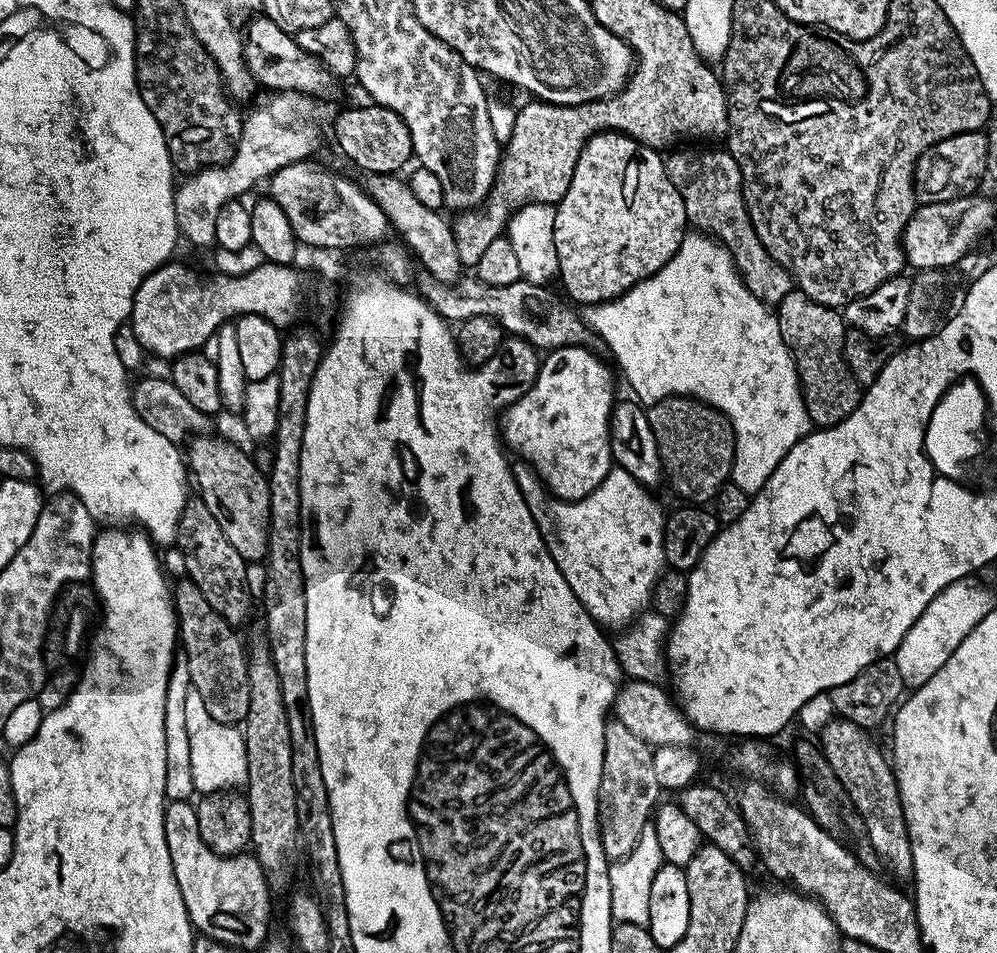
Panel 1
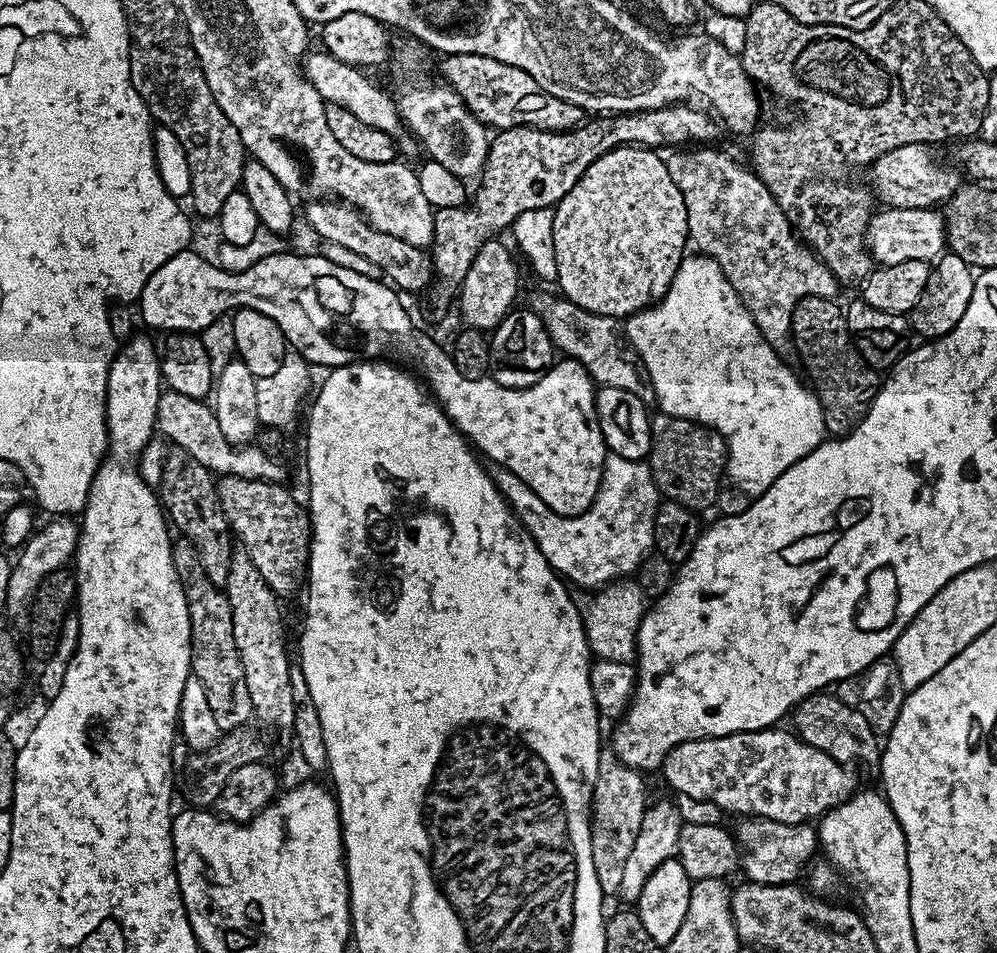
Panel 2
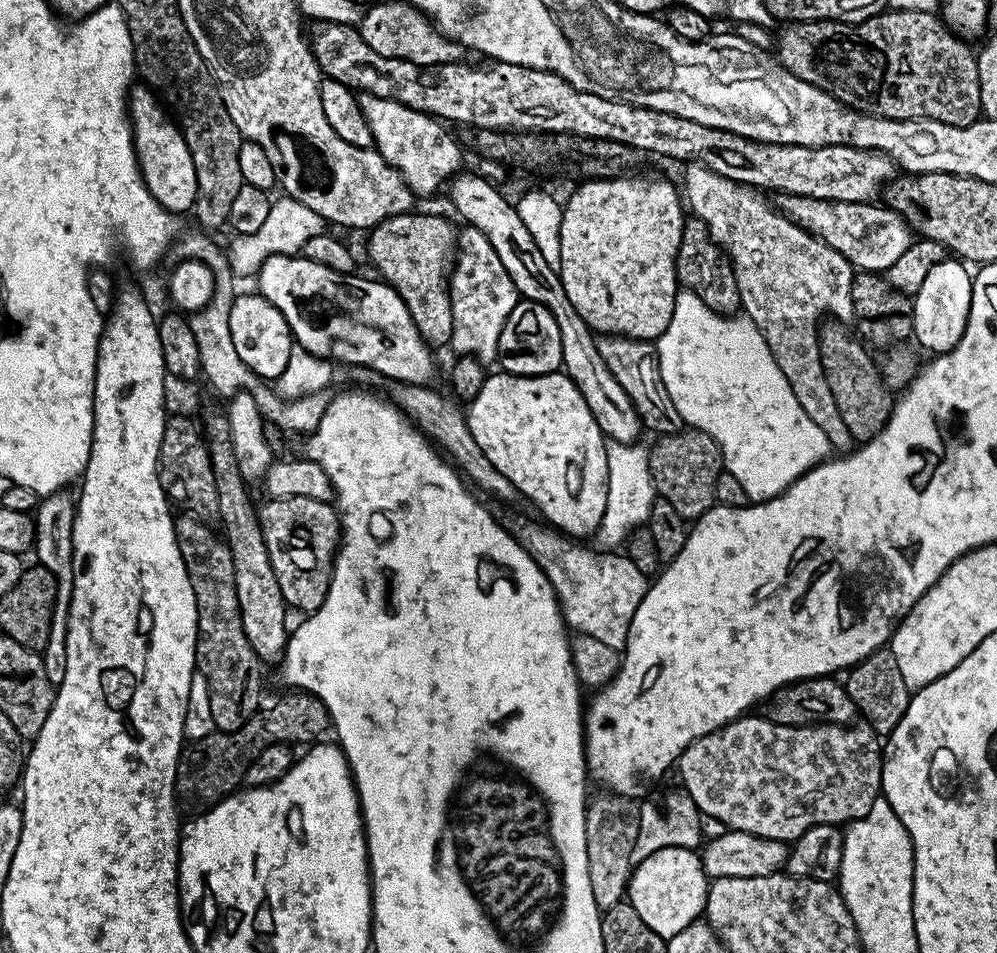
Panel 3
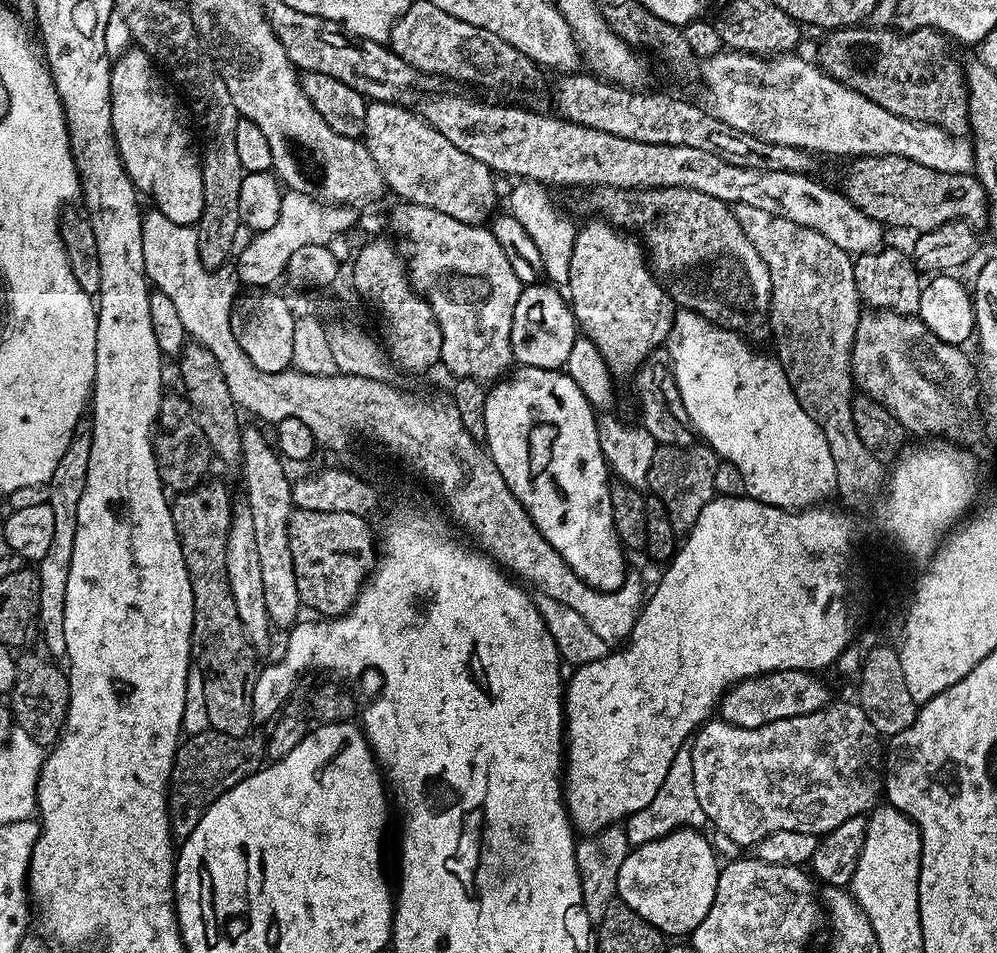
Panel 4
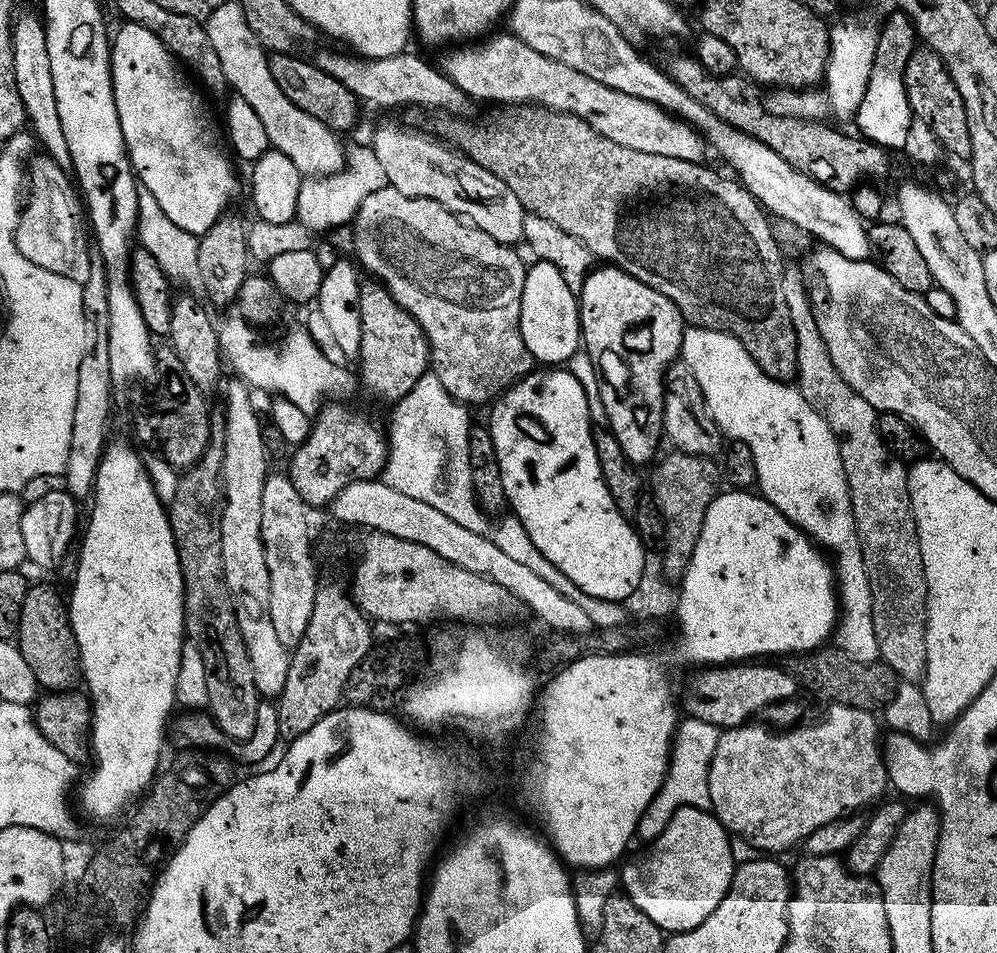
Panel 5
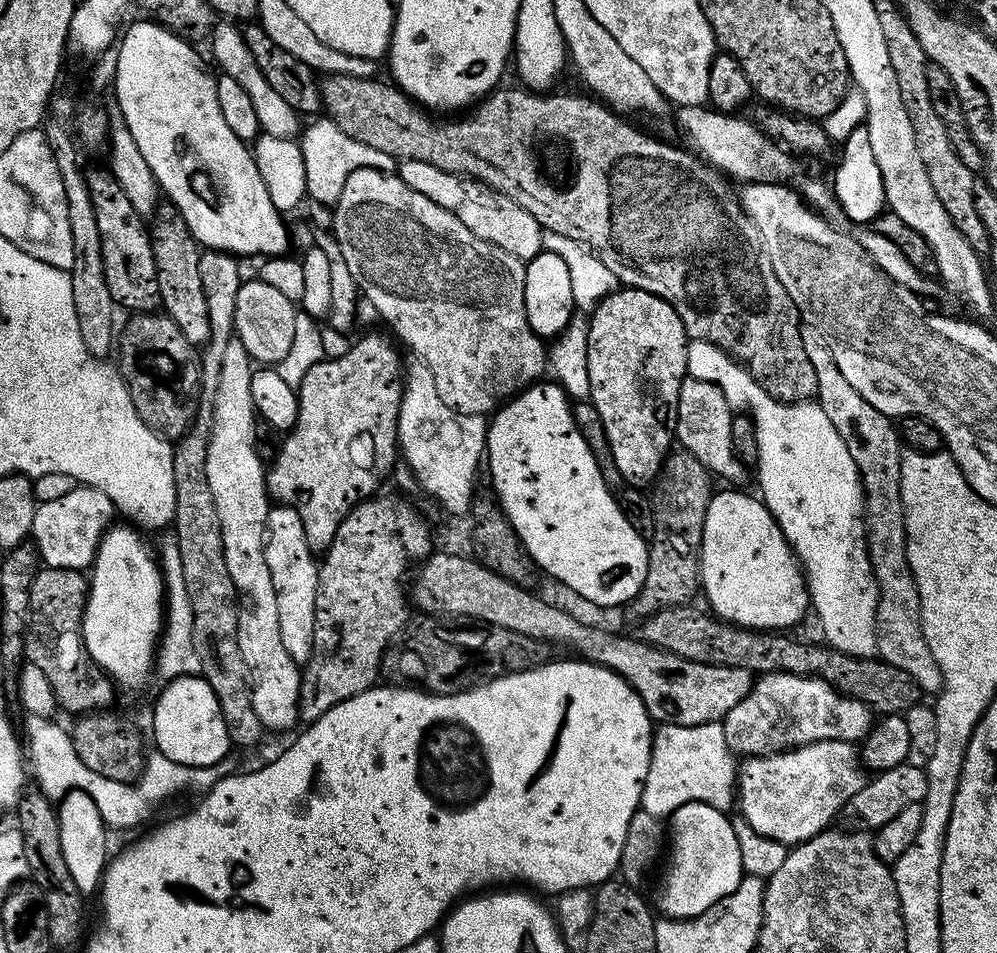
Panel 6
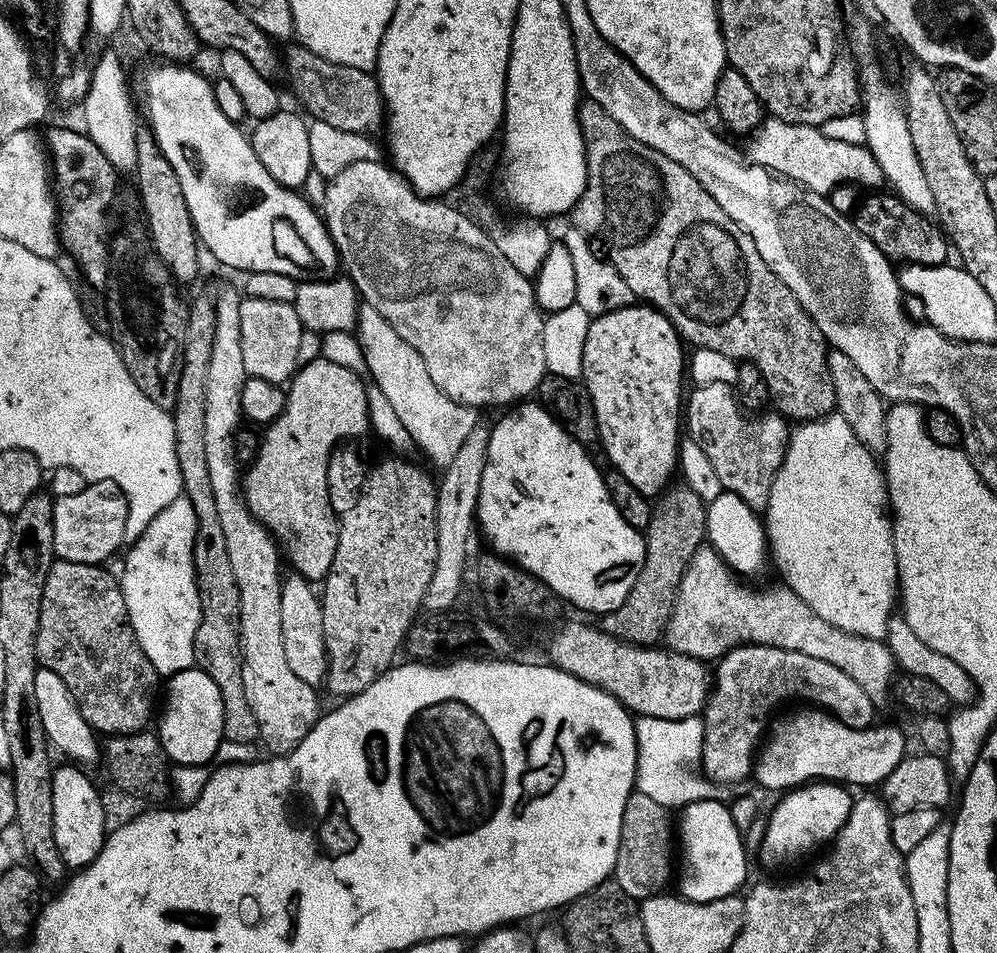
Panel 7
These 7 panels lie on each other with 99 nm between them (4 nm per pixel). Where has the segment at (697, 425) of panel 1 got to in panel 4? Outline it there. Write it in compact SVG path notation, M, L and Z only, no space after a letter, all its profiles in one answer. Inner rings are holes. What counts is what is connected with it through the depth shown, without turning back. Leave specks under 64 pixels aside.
M703 442L691 444L662 444L657 447L654 458L650 462L647 491L659 498L666 506L666 514L670 514L670 526L678 534L687 534L698 522L698 514L702 514L702 506L717 495L714 476L718 457L713 448Z

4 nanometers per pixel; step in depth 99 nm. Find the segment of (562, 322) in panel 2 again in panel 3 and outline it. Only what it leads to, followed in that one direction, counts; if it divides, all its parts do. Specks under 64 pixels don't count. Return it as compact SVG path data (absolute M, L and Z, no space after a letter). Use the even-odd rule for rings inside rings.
M607 334L597 335L595 339L598 354L602 354L602 362L606 362L606 366L610 366L610 374L618 378L618 386L622 386L626 394L630 394L630 402L634 402L638 410L641 425L645 429L653 428L656 434L681 431L680 415L678 410L674 410L674 402L670 402L670 394L666 394L666 386L662 382L655 343Z

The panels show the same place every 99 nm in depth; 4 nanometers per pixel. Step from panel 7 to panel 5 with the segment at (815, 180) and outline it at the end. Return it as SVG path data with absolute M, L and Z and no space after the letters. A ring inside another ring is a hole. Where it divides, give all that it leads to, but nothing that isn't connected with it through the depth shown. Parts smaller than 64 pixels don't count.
M492 34L483 42L472 42L467 46L456 46L444 56L442 71L449 76L473 101L489 100L495 106L511 106L513 104L539 104L542 108L553 108L555 112L569 112L584 121L598 134L618 142L618 146L630 146L630 150L642 150L642 154L662 154L662 158L678 158L693 162L703 161L705 158L706 141L691 124L677 118L671 112L665 112L652 101L643 101L642 98L631 97L630 94L620 93L610 89L601 82L571 69L554 58L546 57L537 50L532 50L525 42L511 34L496 36Z

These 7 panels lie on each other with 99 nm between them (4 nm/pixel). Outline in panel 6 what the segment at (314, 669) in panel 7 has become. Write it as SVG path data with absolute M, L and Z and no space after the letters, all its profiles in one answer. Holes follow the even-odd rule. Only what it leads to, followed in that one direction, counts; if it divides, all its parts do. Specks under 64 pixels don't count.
M275 505L267 514L267 530L264 544L266 566L273 579L274 594L277 595L278 628L282 646L296 664L307 663L313 648L313 628L316 611L314 602L317 592L319 565L309 546L305 526L300 512L288 505Z

